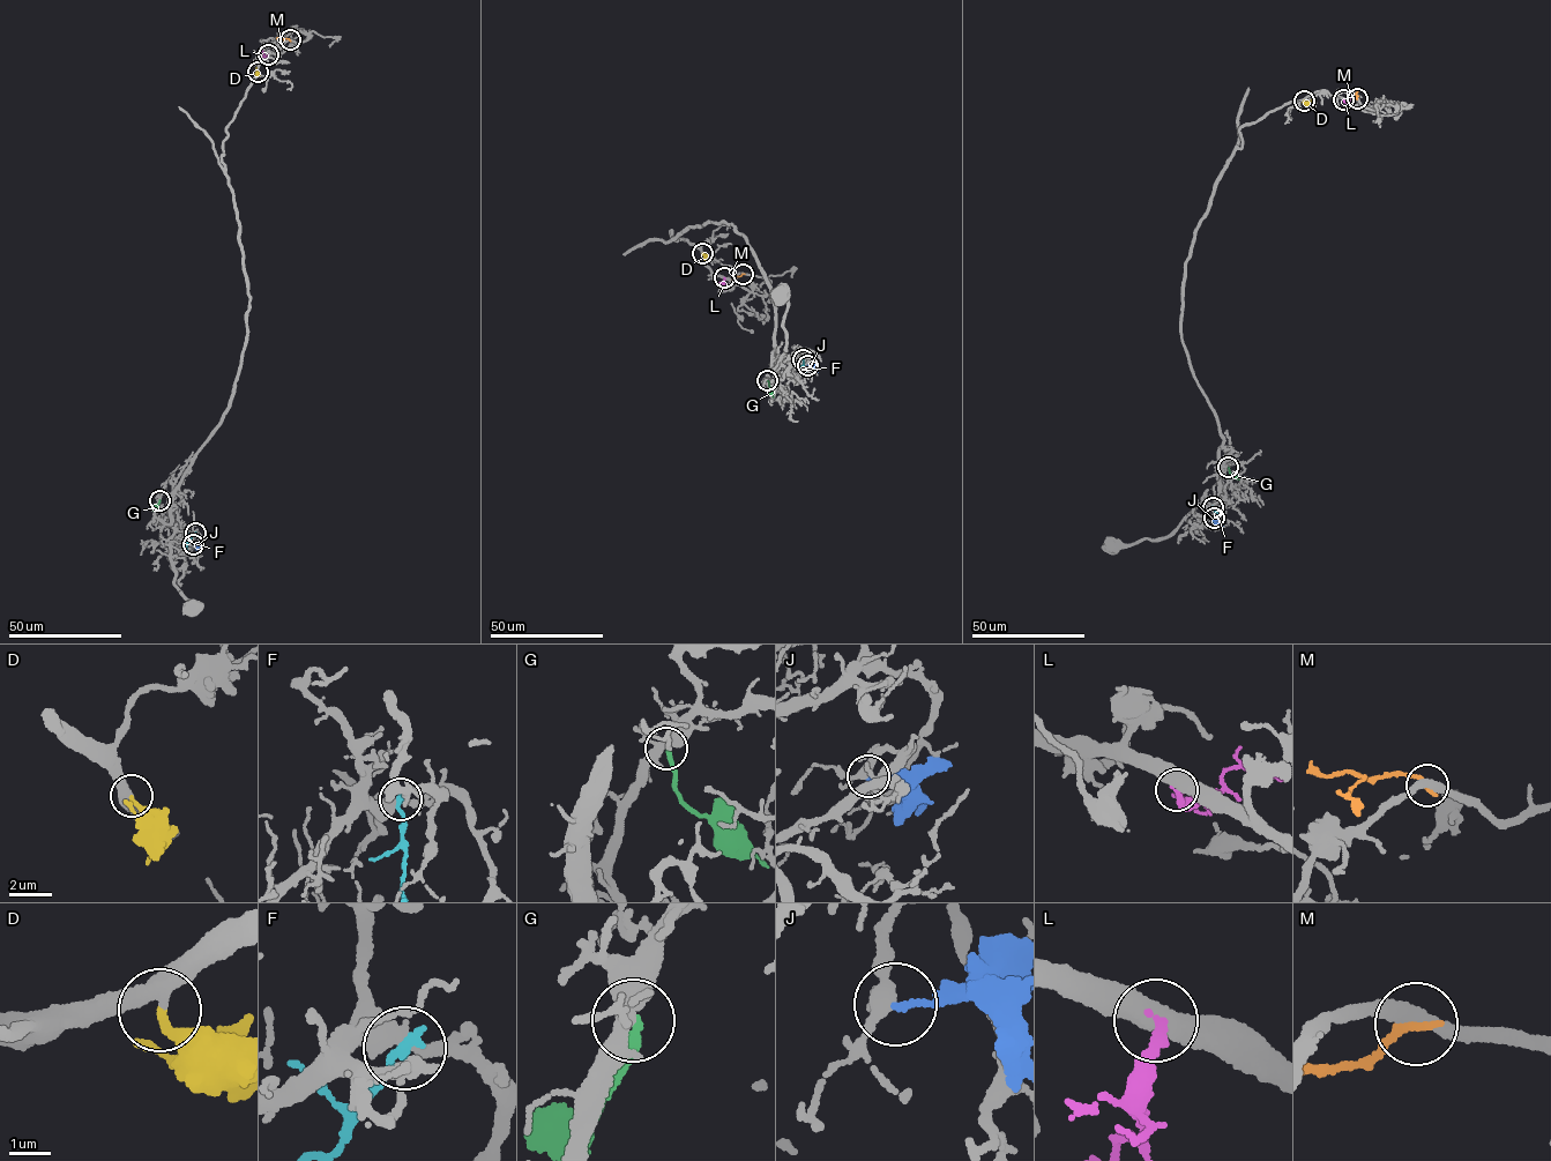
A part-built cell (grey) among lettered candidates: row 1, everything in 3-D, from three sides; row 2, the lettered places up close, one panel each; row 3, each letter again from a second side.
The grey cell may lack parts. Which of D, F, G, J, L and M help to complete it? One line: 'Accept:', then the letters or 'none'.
Accept: D

